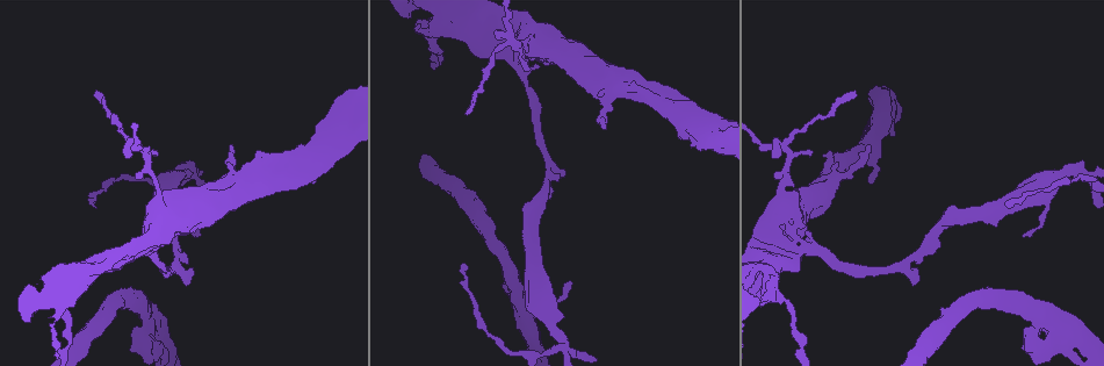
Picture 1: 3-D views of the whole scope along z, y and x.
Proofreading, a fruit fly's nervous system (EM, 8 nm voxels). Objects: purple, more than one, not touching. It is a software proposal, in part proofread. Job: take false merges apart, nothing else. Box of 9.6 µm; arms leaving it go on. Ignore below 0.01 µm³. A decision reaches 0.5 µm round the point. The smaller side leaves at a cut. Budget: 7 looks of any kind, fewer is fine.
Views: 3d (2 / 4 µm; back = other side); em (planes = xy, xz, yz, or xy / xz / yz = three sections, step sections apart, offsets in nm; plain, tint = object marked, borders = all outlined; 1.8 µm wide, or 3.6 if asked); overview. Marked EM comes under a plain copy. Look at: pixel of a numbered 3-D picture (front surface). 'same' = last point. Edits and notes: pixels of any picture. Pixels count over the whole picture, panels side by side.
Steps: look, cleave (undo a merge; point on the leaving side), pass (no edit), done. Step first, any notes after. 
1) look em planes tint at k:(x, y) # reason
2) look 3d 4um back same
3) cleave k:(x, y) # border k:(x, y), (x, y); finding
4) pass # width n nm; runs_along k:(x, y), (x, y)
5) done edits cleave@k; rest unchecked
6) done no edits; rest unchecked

look em 3.6um planes tint at 1:(772, 264) # abrupt turn

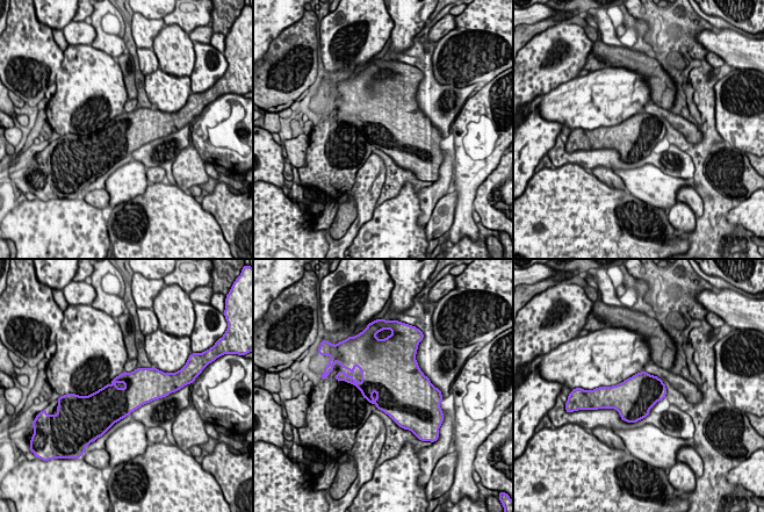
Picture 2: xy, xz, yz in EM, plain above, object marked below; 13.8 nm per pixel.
pass # width 550 nm; continuous, no second neuron

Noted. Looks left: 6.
look 3d 4um at 1:(776, 232) # sudden change in width

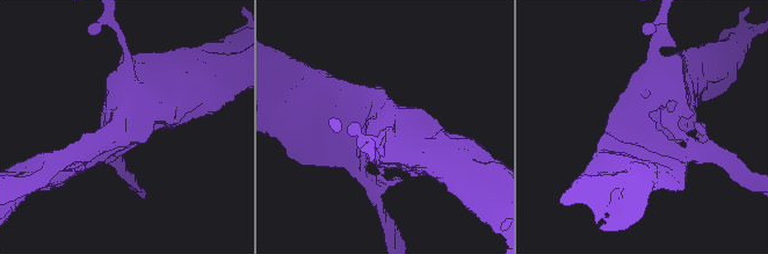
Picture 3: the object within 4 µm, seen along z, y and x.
look em 3.6um planes borders at 3:(643, 119)

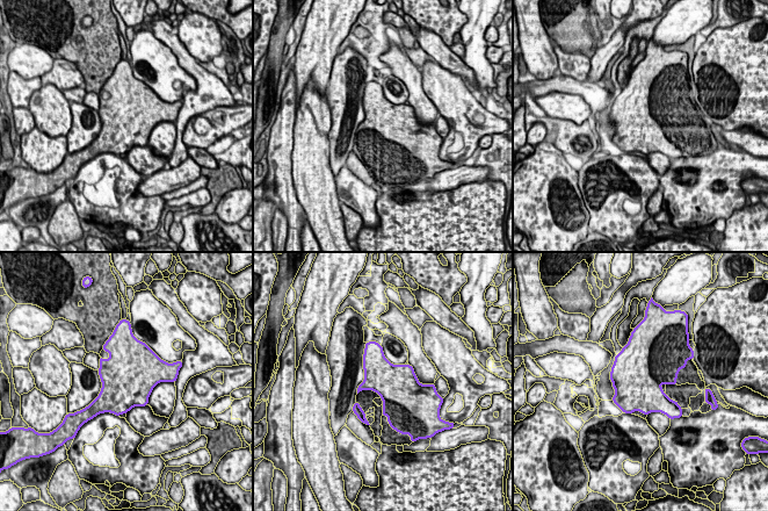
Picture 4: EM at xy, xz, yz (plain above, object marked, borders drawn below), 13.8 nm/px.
pass # all the same neuron

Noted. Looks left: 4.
look 3d 4um at 1:(787, 149) # calibre changes

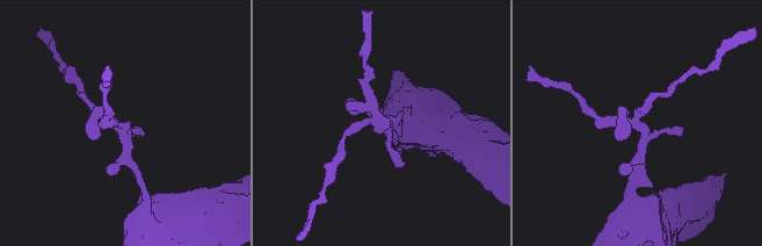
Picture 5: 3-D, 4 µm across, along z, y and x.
look em planes tint at 5:(122, 128)

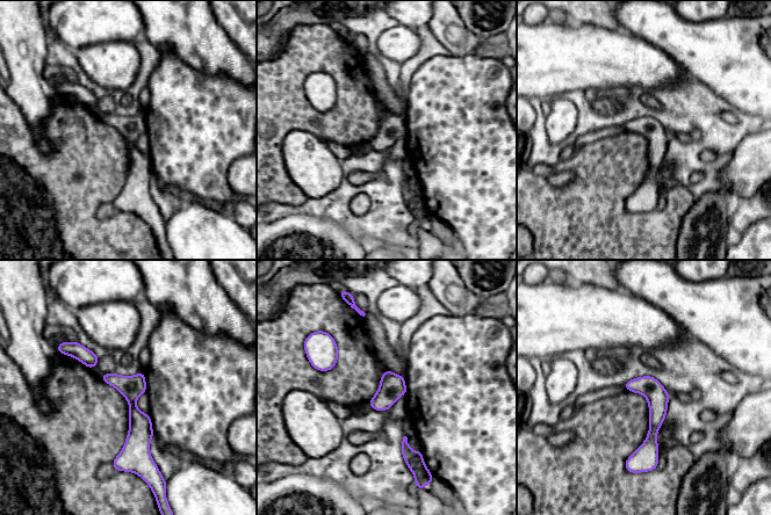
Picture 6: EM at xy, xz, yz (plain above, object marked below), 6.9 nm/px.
pass # runs_along 6:(142, 376), (121, 459); all the same neuron

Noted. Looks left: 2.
done no edits; rest unchecked

